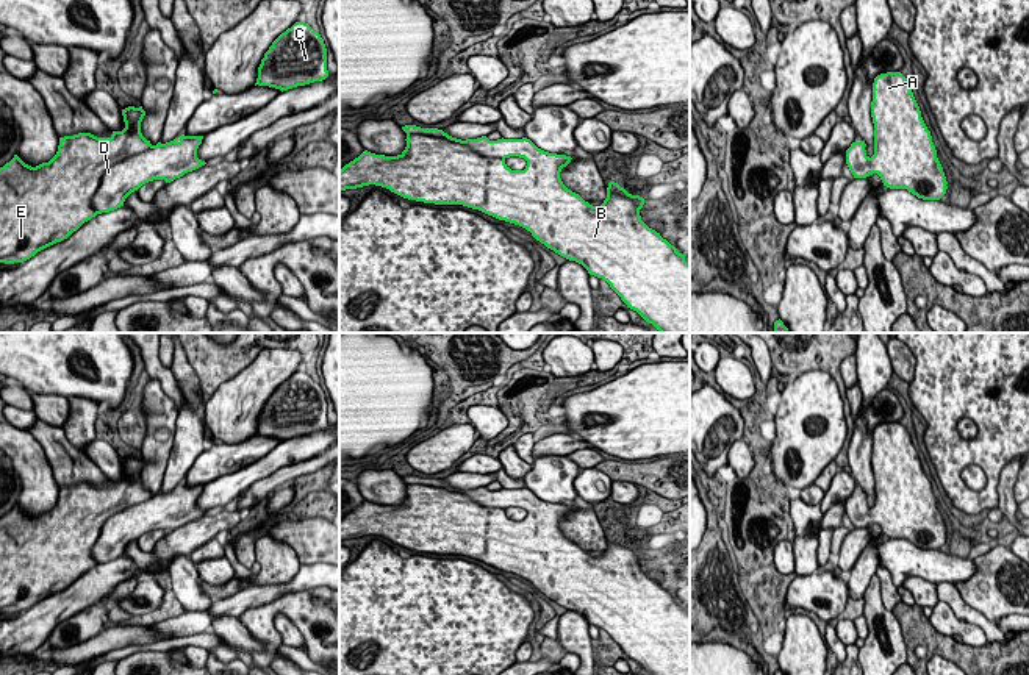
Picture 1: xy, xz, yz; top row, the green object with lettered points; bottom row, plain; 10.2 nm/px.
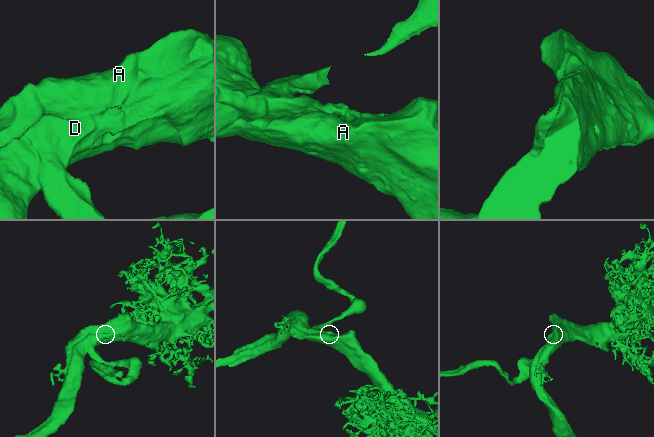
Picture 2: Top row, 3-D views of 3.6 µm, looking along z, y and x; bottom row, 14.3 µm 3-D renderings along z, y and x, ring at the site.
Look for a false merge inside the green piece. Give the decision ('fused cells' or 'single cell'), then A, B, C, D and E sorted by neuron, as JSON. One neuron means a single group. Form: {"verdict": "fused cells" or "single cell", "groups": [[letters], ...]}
{"verdict": "single cell", "groups": [["A", "B", "C", "D", "E"]]}

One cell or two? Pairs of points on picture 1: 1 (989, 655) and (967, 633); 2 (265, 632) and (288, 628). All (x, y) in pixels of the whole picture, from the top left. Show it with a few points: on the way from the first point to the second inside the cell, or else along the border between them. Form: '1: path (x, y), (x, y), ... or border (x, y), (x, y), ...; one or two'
1: border (962, 641), (971, 646), (985, 646), (989, 642); two
2: border (274, 616), (283, 614), (307, 644); two

